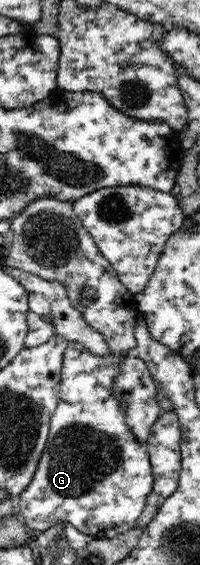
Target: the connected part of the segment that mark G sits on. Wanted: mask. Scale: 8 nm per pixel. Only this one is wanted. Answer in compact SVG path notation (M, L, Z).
M68 342L67 344L60 373L60 386L58 389L59 403L52 413L49 423L47 446L45 451L43 451L43 456L40 458L37 472L32 478L31 484L17 497L18 514L28 527L36 531L36 535L49 528L53 523L69 523L74 525L79 531L92 535L95 539L111 539L135 528L136 522L146 507L145 498L151 493L154 481L151 470L151 458L149 458L149 452L147 452L147 442L141 444L141 442L137 441L129 427L126 426L124 409L120 406L120 401L113 395L110 388L112 381L118 376L118 365L125 356L127 355L106 354L99 356L87 351L80 343Z

